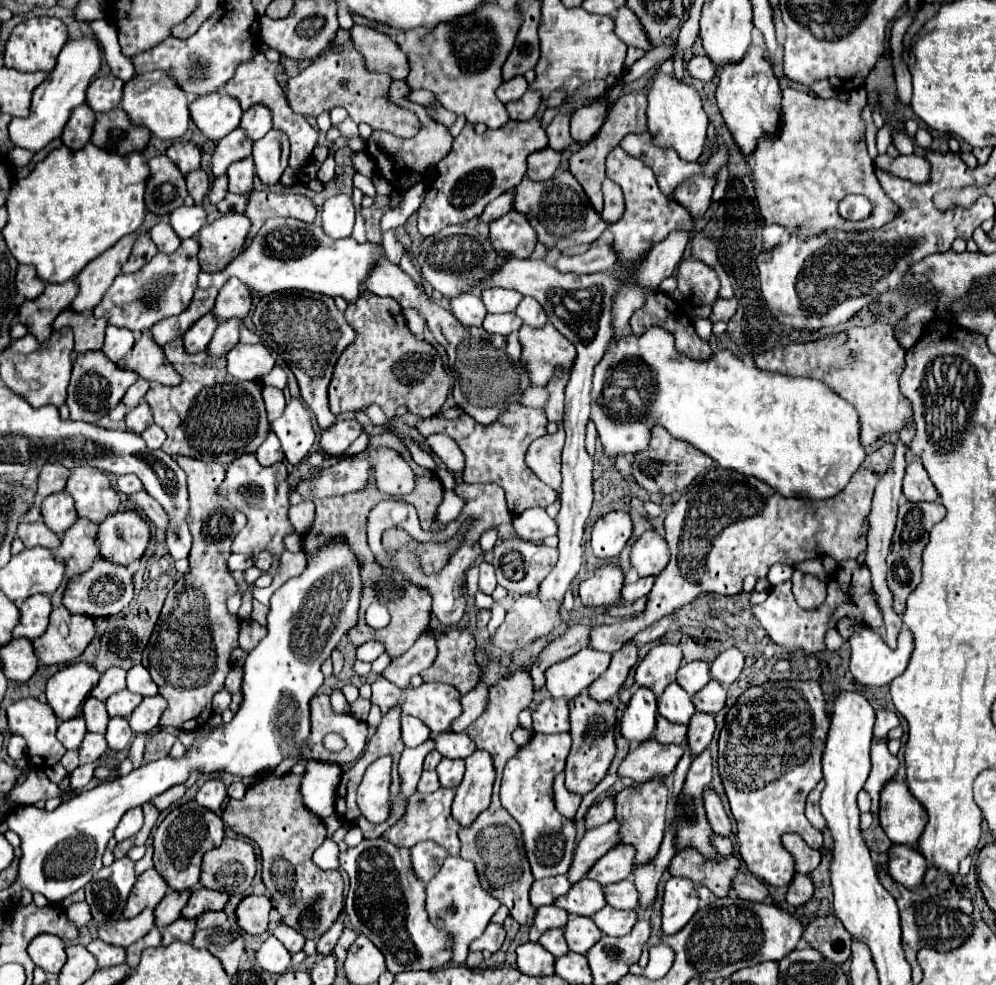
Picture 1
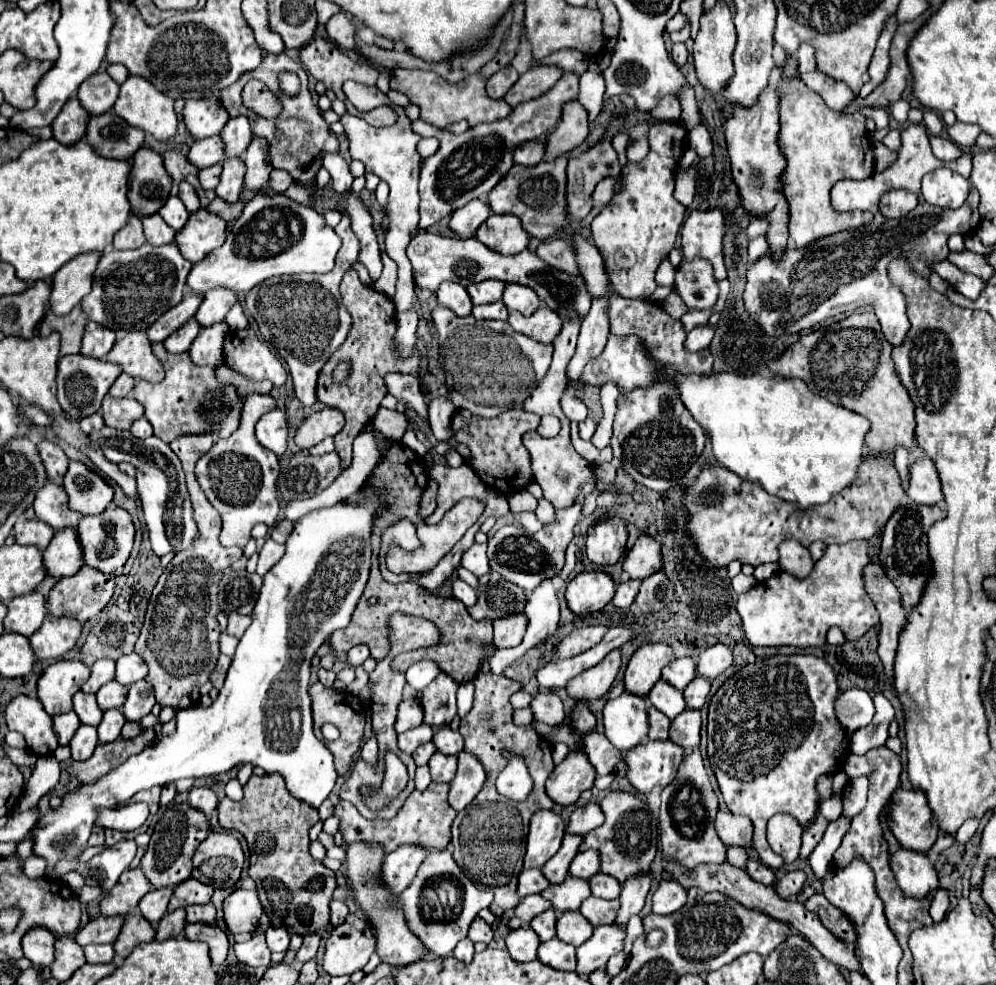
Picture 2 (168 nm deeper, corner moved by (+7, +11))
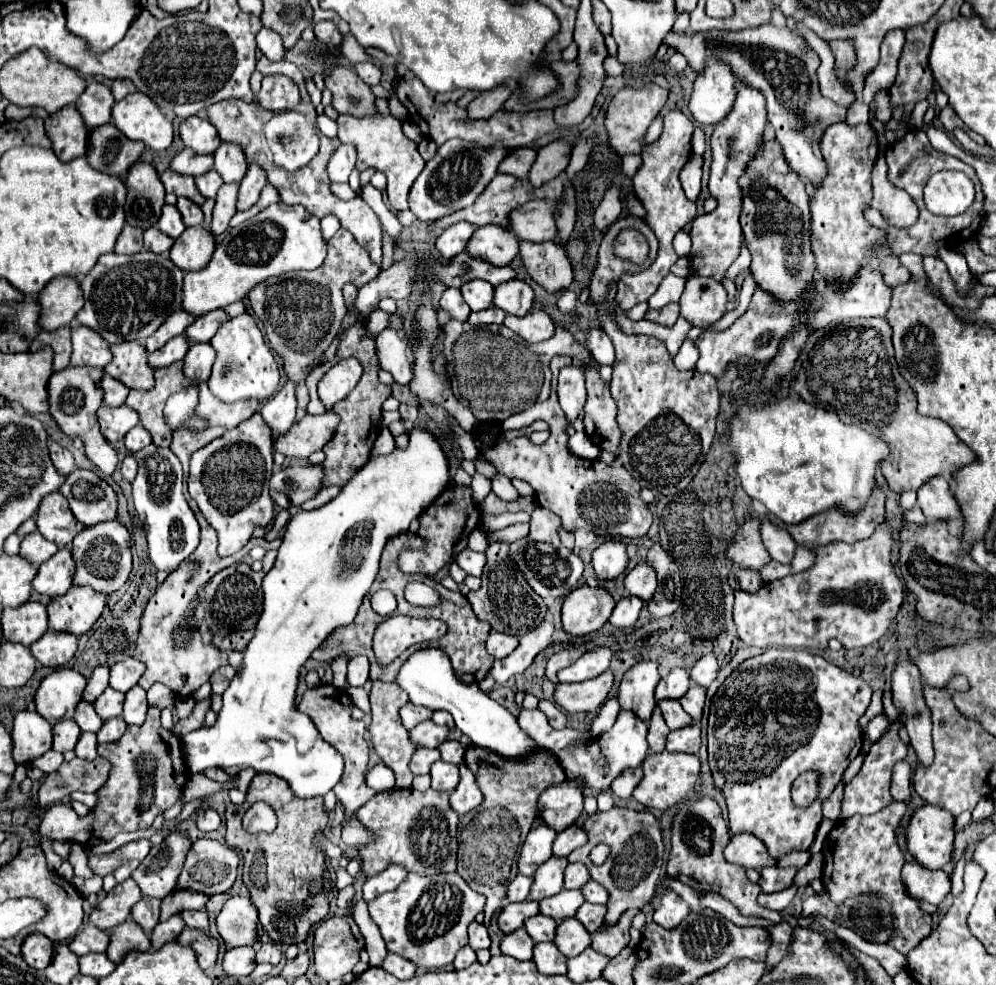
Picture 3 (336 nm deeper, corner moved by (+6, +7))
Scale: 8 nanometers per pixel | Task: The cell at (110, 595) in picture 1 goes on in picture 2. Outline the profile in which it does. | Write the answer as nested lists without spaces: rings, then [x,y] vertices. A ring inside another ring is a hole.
[[[83,566],[79,574],[59,578],[49,594],[49,612],[53,616],[71,616],[79,622],[101,612],[115,590],[115,576]]]

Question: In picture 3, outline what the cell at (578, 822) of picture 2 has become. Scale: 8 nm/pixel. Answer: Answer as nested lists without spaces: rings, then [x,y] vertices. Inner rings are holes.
[[[574,824],[574,826],[566,828],[564,832],[560,832],[560,834],[556,836],[554,848],[552,848],[552,856],[556,856],[556,858],[566,858],[572,850],[584,846],[586,840],[588,840],[586,832],[584,832],[580,826]]]

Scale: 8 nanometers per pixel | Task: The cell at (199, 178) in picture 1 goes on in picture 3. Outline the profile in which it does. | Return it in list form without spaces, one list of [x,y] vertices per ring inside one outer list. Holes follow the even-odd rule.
[[[180,196],[178,198],[178,210],[180,210],[180,214],[182,214],[182,222],[184,222],[184,226],[186,228],[190,228],[190,226],[200,226],[202,224],[202,210],[200,210],[200,206],[196,206],[194,202],[190,202],[188,198],[184,198],[184,196]]]

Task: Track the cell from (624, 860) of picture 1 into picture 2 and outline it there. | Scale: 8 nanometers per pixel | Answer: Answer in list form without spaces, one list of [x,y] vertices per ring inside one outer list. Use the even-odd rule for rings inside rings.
[[[585,850],[579,852],[575,856],[575,860],[571,862],[569,874],[575,878],[585,878],[589,880],[591,876],[595,876],[599,872],[599,854],[595,854],[595,850]]]

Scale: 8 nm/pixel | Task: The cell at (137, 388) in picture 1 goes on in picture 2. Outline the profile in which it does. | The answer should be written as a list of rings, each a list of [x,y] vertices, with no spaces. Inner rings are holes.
[[[121,374],[121,376],[117,378],[117,382],[111,386],[109,394],[111,394],[111,396],[117,396],[117,398],[123,398],[123,396],[127,396],[127,394],[133,390],[133,386],[135,386],[135,378],[131,378],[131,376],[127,376],[127,374]]]

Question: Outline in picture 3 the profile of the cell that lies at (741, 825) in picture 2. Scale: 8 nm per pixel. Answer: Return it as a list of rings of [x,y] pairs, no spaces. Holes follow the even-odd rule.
[[[738,834],[732,836],[730,844],[724,850],[724,856],[728,862],[744,866],[744,868],[764,868],[764,866],[776,866],[776,860],[772,860],[766,852],[766,846],[752,834]]]

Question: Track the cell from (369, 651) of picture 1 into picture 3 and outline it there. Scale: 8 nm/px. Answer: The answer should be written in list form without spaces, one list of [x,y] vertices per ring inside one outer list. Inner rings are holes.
[[[356,656],[348,664],[348,684],[350,686],[364,686],[368,680],[368,658]]]

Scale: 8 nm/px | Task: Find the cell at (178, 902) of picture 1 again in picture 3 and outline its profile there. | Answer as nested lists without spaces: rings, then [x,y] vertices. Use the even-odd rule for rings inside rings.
[[[142,898],[132,908],[132,920],[138,922],[146,930],[146,934],[158,924],[158,916],[160,916],[160,900],[158,898]]]

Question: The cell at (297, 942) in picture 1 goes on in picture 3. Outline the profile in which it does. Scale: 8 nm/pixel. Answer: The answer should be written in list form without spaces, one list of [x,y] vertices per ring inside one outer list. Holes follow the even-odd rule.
[[[268,942],[268,944],[262,944],[258,950],[256,950],[256,964],[278,964],[282,958],[280,954],[280,948],[274,944],[274,942]]]

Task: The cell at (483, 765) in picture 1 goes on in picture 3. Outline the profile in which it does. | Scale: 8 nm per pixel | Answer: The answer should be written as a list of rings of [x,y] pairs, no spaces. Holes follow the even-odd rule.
[[[460,764],[460,784],[450,794],[450,806],[458,812],[458,816],[468,814],[470,810],[478,808],[482,804],[482,792],[476,784],[474,774],[468,770],[468,766]]]

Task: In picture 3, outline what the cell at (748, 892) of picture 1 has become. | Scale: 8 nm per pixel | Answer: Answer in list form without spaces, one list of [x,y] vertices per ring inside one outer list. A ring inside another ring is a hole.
[[[770,866],[770,868],[762,868],[760,870],[762,878],[760,878],[760,888],[762,892],[780,892],[786,886],[792,886],[792,878],[796,874],[796,868],[780,868],[780,866]]]

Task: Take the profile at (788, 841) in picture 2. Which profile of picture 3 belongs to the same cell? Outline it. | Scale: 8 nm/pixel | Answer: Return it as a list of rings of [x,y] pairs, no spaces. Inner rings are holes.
[[[790,852],[788,856],[784,856],[784,858],[778,860],[778,866],[782,866],[782,868],[786,868],[786,866],[794,866],[796,870],[800,870],[802,866],[808,864],[808,858],[810,858],[808,852]]]

